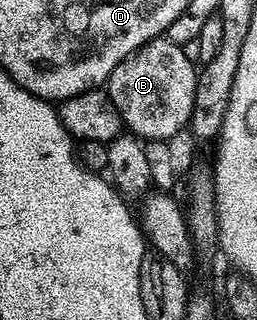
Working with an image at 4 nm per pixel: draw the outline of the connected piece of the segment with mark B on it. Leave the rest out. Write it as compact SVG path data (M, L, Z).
M165 37L150 39L143 47L132 52L127 59L120 61L120 65L116 65L116 69L112 69L110 78L104 84L104 90L109 95L112 105L116 105L123 124L143 140L169 140L190 122L190 114L196 97L198 71L195 60L191 56L190 60L185 53L186 51L181 46L173 44Z

